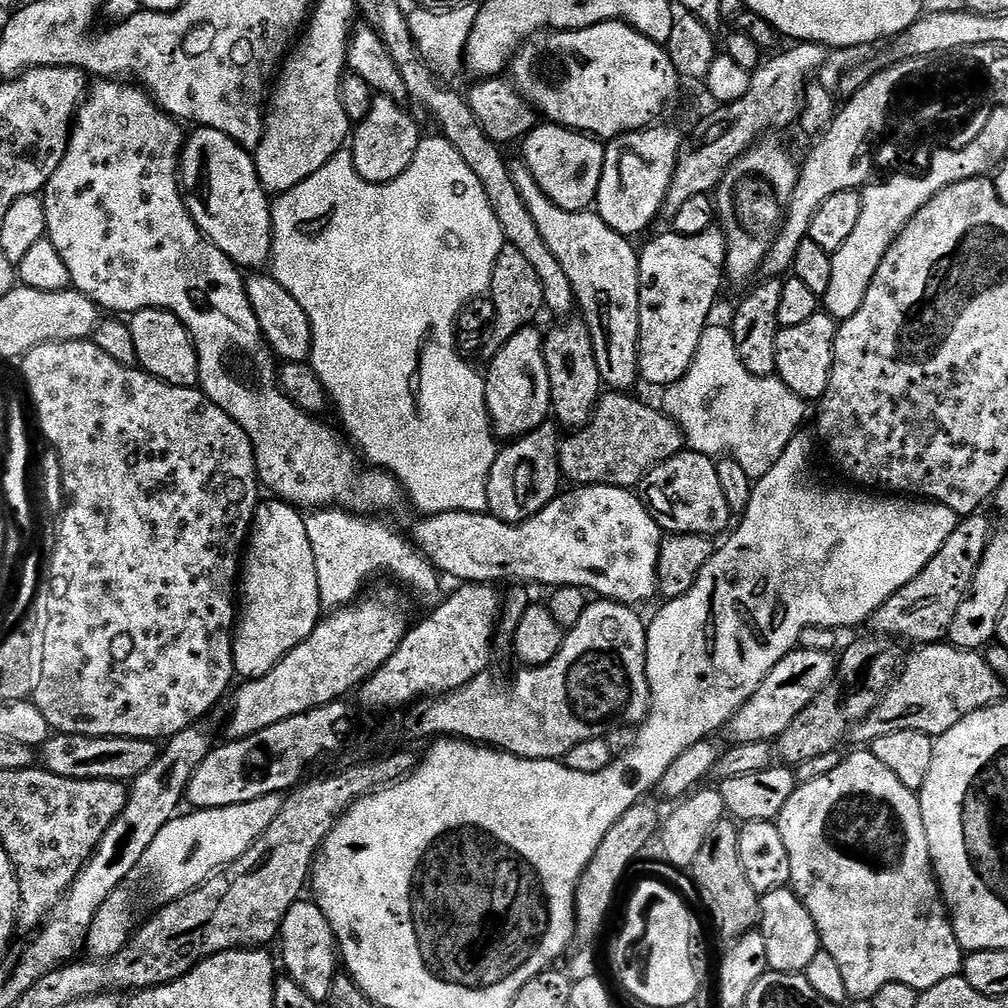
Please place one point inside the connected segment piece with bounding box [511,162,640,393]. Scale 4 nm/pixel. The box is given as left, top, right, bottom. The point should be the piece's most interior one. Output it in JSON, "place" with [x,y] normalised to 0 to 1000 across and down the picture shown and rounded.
{"place":[599,267]}

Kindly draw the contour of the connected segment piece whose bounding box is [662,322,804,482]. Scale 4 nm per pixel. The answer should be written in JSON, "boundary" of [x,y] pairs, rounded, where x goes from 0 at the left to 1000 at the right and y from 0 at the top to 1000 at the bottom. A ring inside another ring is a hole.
{"boundary":[[[703,320],[699,325],[685,367],[681,367],[673,379],[658,386],[657,408],[673,419],[686,447],[707,454],[722,449],[740,472],[749,478],[760,471],[776,452],[780,442],[795,426],[793,423],[798,411],[785,405],[783,394],[764,399],[760,393],[766,389],[767,374],[744,371],[732,355],[725,324],[718,322],[717,325],[710,320]]]}

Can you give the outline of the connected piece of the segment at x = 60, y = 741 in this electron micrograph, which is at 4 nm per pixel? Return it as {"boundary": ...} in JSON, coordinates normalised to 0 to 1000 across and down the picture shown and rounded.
{"boundary":[[[62,726],[49,729],[47,736],[40,739],[38,758],[45,766],[58,768],[62,772],[130,776],[141,768],[141,764],[149,764],[159,748],[160,743],[153,734],[124,730],[78,730]]]}

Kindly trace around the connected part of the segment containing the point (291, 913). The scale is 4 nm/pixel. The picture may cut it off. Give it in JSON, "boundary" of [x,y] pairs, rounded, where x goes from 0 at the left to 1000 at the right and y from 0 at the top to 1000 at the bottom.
{"boundary":[[[298,892],[285,904],[278,921],[278,936],[280,935],[279,955],[283,956],[285,967],[308,986],[314,994],[325,991],[325,983],[329,981],[330,970],[335,966],[335,941],[330,921],[323,915],[313,894]]]}

